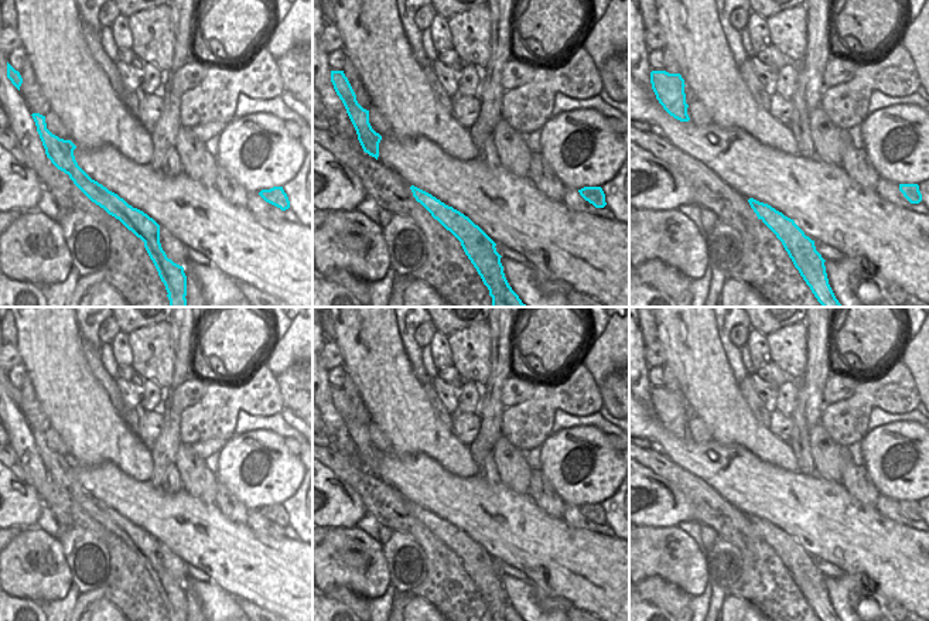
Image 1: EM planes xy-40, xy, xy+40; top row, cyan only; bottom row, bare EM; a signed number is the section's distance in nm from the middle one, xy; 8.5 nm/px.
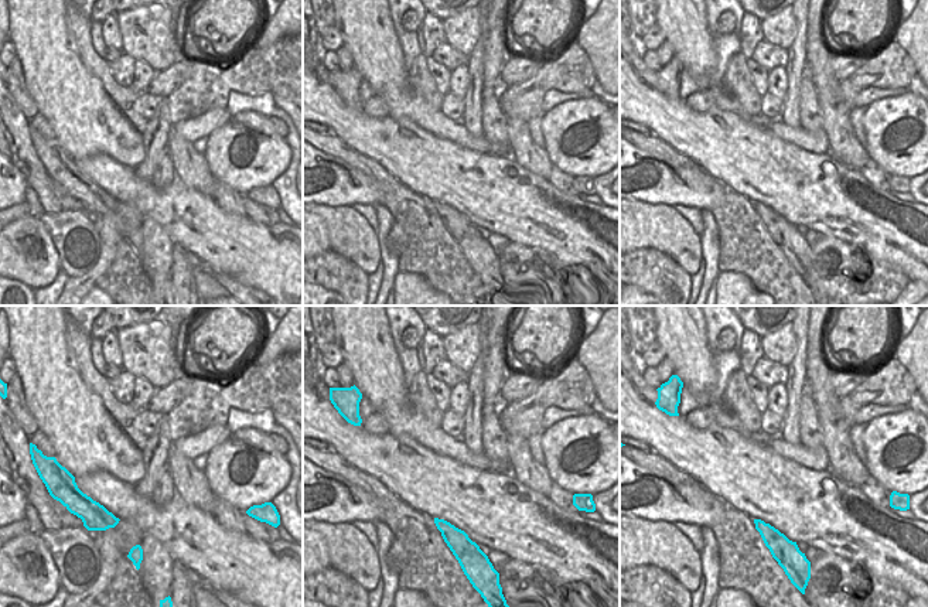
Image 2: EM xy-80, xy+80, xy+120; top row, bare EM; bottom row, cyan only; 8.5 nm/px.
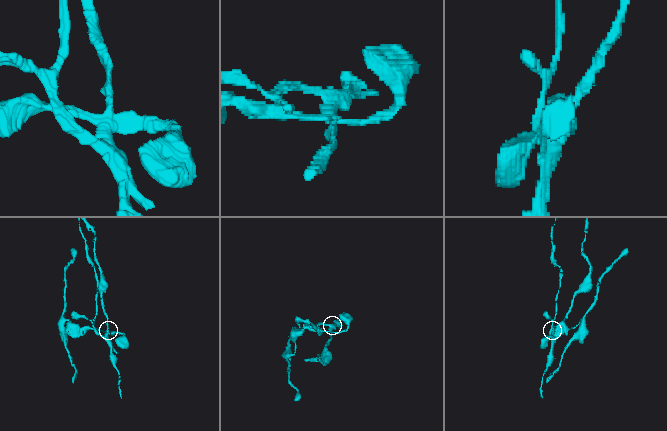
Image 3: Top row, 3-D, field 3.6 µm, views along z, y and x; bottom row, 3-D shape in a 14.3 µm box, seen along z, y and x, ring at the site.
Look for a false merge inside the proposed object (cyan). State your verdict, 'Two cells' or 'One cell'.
Two cells.

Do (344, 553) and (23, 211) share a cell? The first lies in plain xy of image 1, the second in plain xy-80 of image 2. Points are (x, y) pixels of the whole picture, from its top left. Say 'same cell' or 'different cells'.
different cells

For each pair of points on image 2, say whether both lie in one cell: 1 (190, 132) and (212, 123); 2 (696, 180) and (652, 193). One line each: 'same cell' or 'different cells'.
1: same cell
2: same cell

